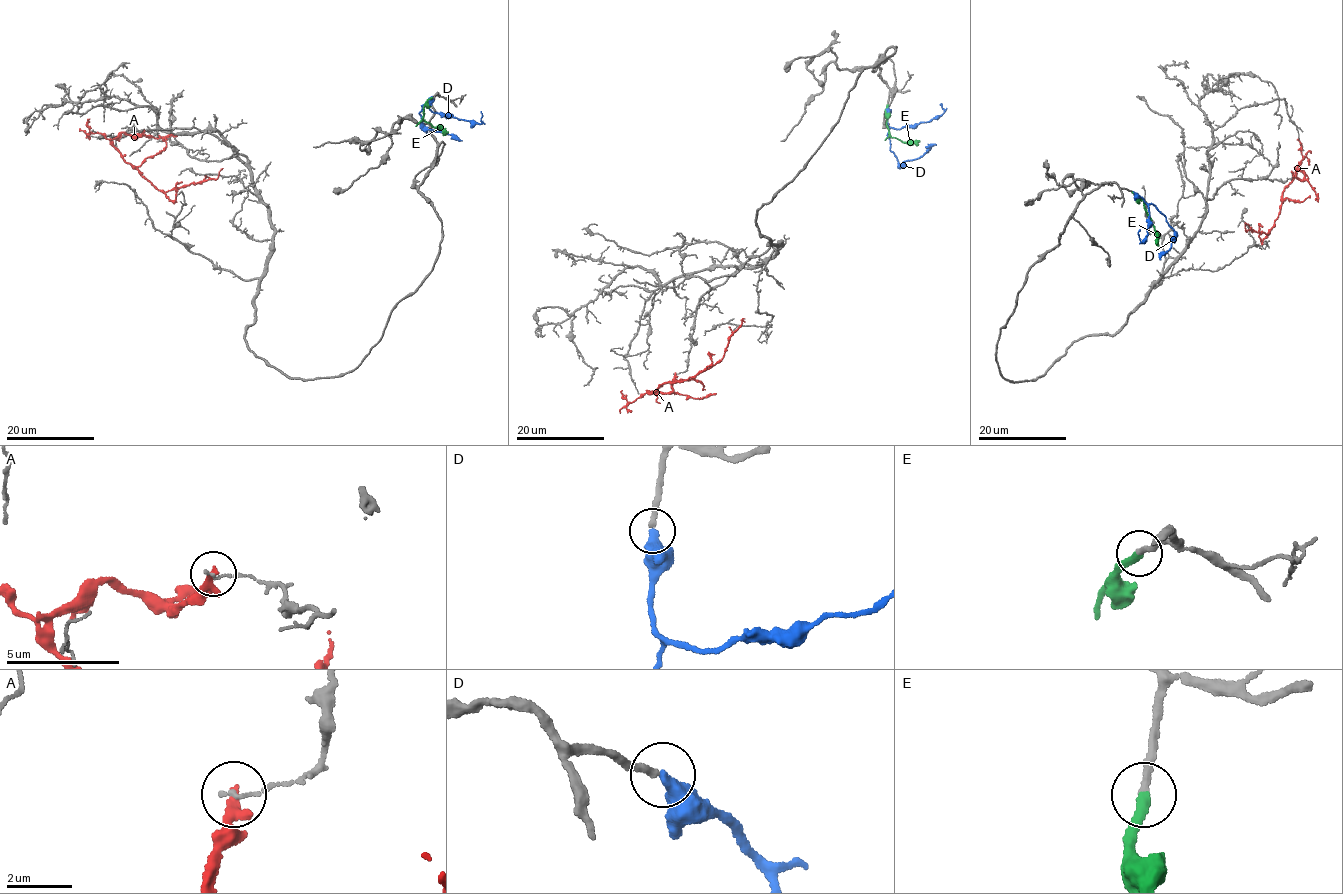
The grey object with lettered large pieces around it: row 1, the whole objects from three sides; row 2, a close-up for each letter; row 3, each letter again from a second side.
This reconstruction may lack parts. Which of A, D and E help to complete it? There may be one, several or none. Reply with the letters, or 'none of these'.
E

